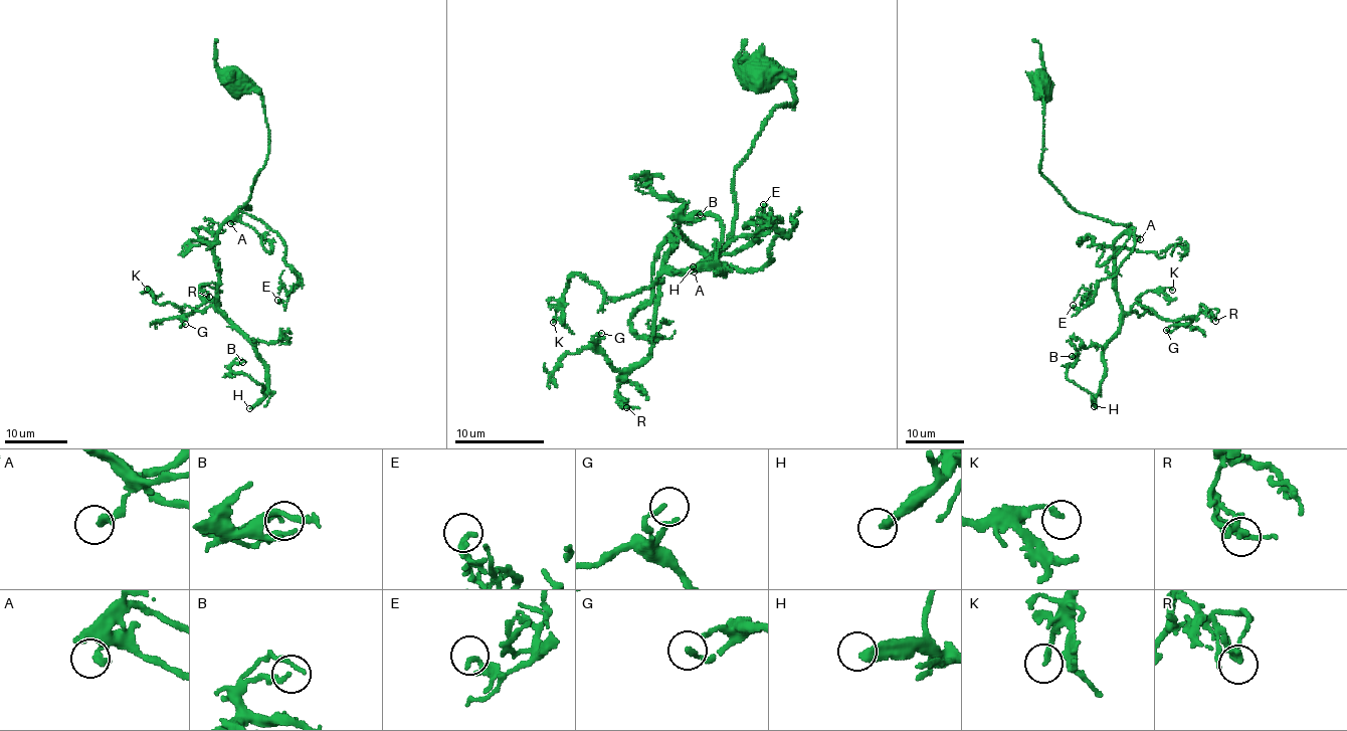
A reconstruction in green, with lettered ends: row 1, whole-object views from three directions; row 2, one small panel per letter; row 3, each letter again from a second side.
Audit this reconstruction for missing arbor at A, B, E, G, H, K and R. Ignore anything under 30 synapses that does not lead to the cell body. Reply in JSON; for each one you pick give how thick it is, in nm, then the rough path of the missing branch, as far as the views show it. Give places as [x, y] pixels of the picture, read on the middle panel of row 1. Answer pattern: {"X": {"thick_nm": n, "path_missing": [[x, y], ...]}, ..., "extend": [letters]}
{"H": {"thick_nm": 340}, "extend": ["H"]}

